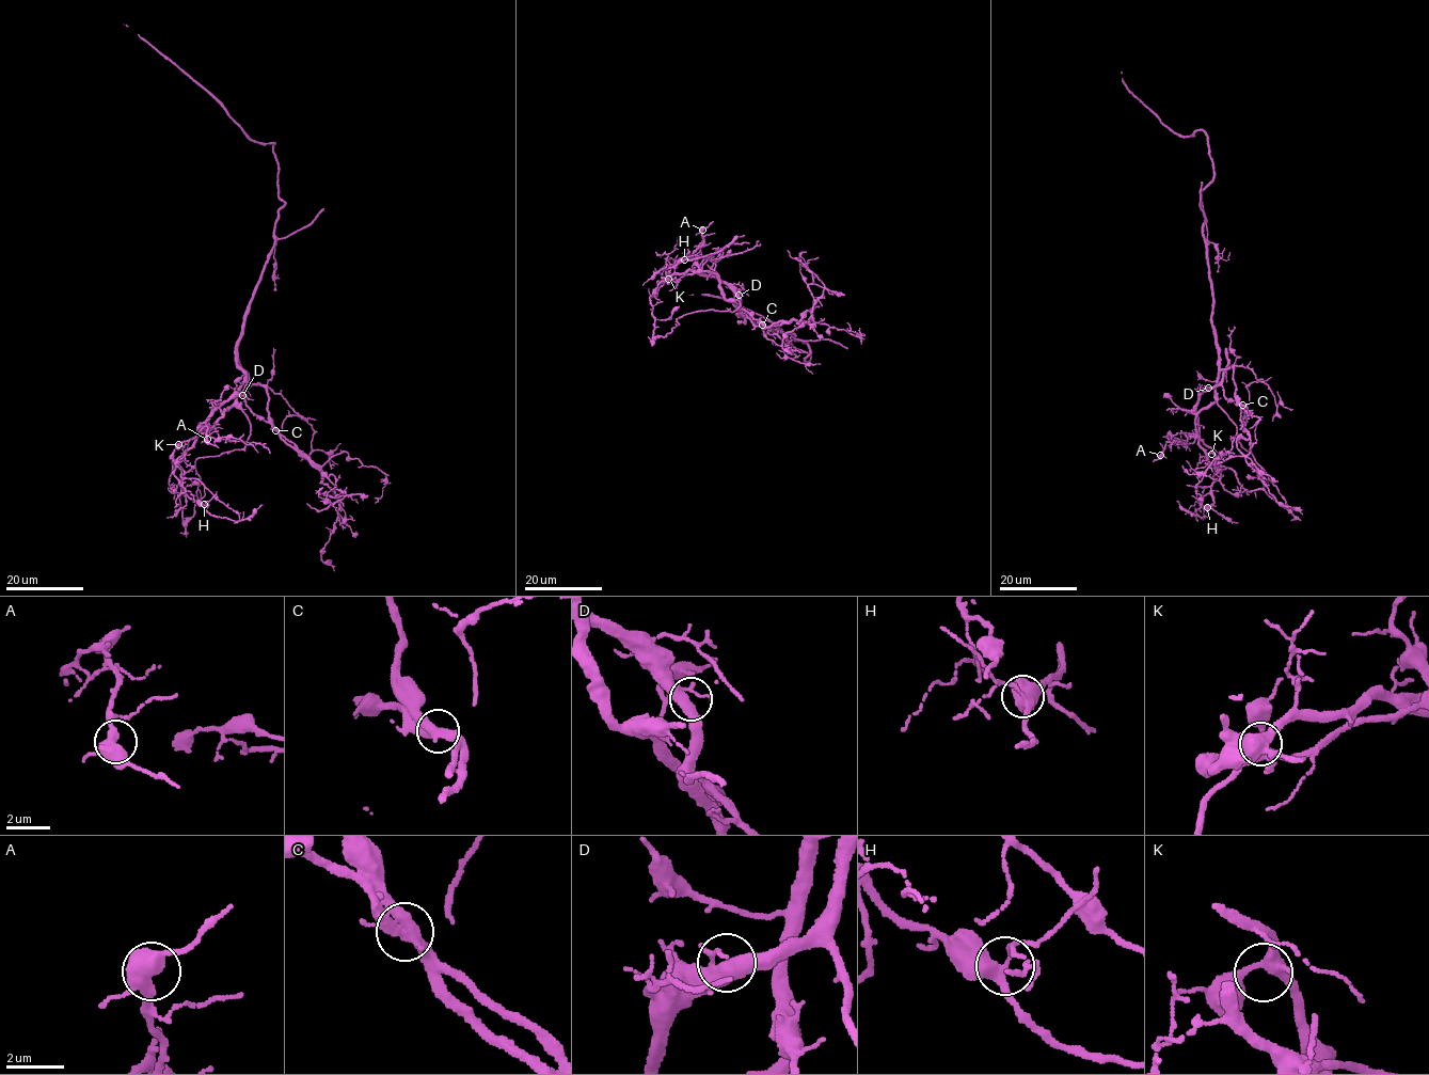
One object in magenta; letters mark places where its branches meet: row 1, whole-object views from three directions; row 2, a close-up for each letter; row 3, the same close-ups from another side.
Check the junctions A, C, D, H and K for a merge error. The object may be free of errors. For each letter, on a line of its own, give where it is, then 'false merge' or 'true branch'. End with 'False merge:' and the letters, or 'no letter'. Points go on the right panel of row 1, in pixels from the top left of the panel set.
A: at (1160, 455); true branch
C: at (1242, 405); false merge
D: at (1208, 388); true branch
H: at (1207, 507); true branch
K: at (1211, 454); true branch
False merge: C

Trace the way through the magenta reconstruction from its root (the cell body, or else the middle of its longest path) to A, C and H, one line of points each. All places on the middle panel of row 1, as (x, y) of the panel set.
A: (771, 328), (758, 325), (750, 317), (739, 315), (742, 311), (726, 299), (719, 278), (700, 269), (702, 230)
C: (771, 328), (758, 325), (750, 317), (740, 316), (737, 313), (744, 313), (737, 309), (762, 325)
H: (771, 328), (739, 315), (742, 311), (726, 299), (716, 273), (688, 269), (667, 278), (659, 270), (684, 259)

